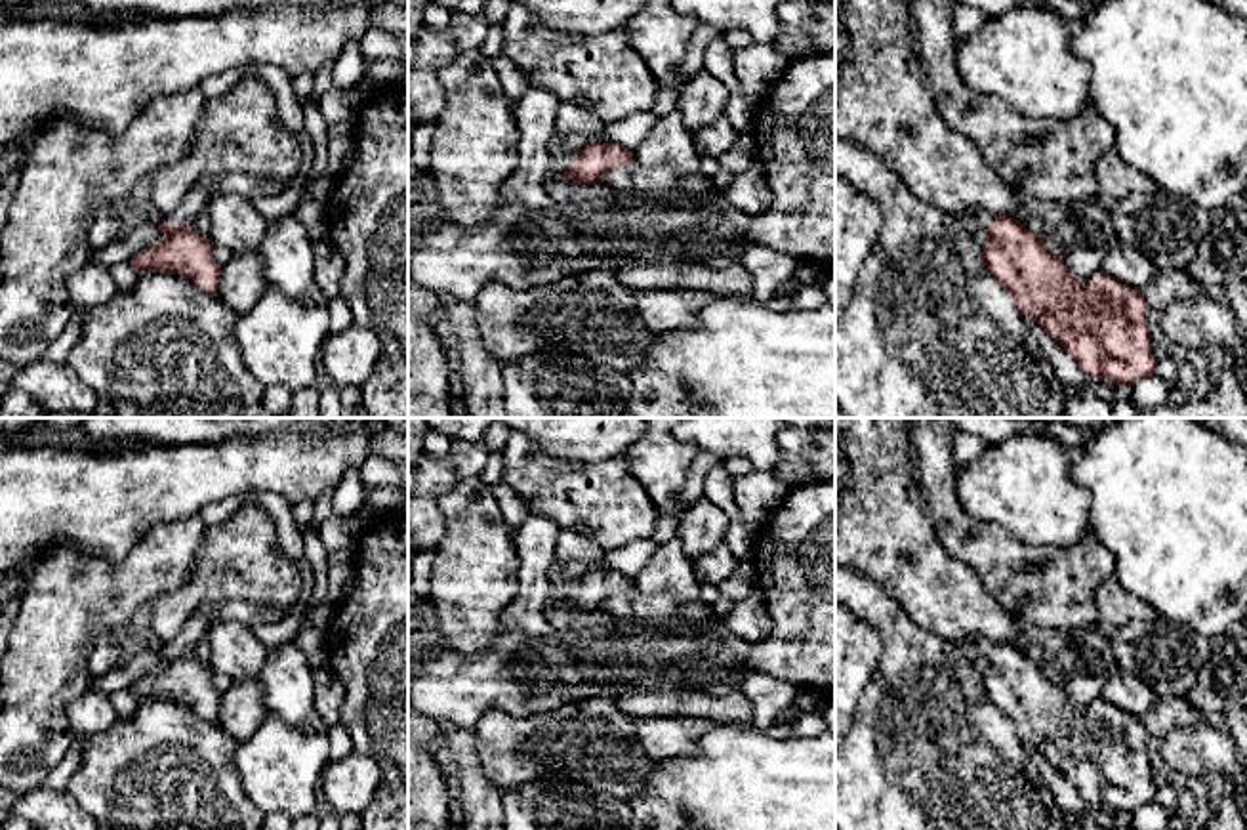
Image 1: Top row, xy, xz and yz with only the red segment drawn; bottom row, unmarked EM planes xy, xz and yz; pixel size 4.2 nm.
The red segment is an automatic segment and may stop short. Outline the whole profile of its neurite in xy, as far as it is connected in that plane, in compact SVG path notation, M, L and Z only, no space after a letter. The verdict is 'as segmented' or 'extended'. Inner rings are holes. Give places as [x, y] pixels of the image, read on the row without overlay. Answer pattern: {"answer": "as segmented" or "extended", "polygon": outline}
{"answer": "extended", "polygon": "M219 603L200 605L183 630L160 647L164 668L130 687L137 702L170 698L194 708L204 719L217 719L221 695L212 683L214 670L194 656L194 647L208 635L217 609Z"}

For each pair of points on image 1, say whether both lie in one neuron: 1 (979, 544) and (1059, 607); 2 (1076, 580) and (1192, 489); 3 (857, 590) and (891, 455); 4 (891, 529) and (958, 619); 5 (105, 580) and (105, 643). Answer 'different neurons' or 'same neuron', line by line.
1: same neuron
2: different neurons
3: different neurons
4: same neuron
5: different neurons

